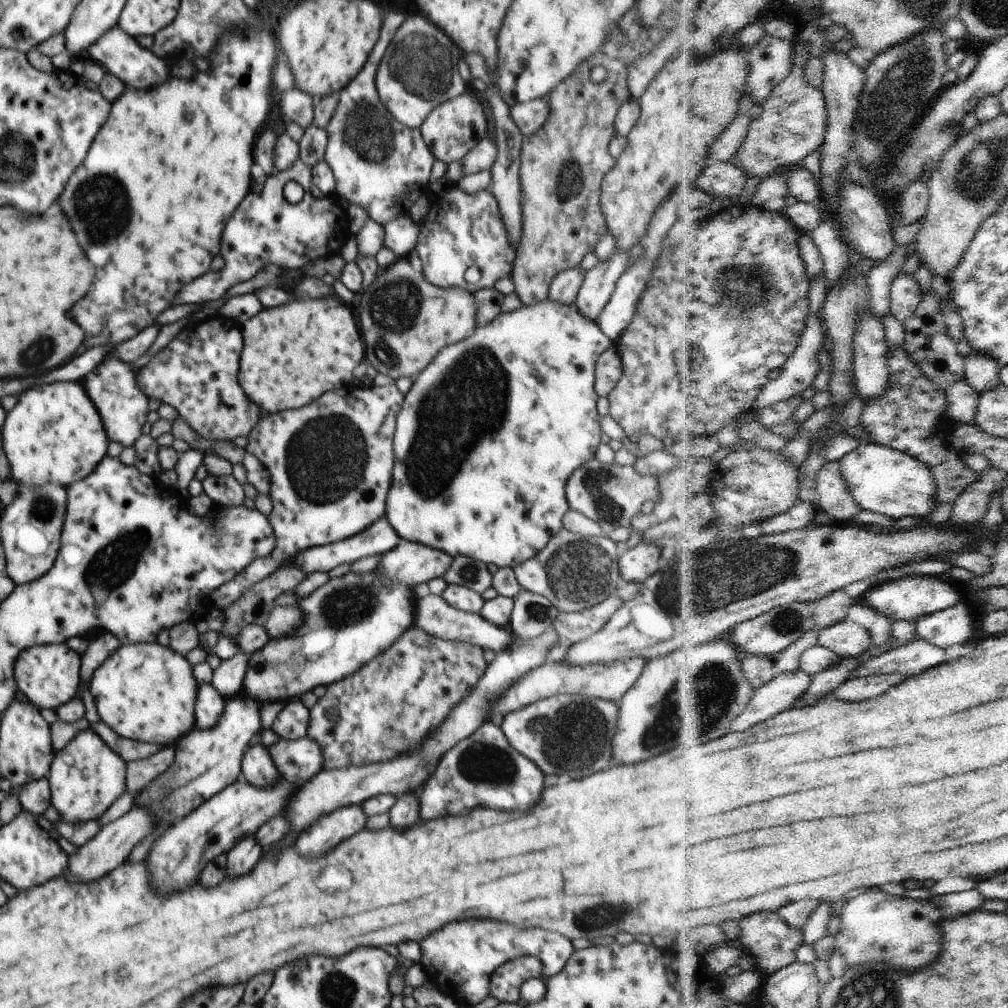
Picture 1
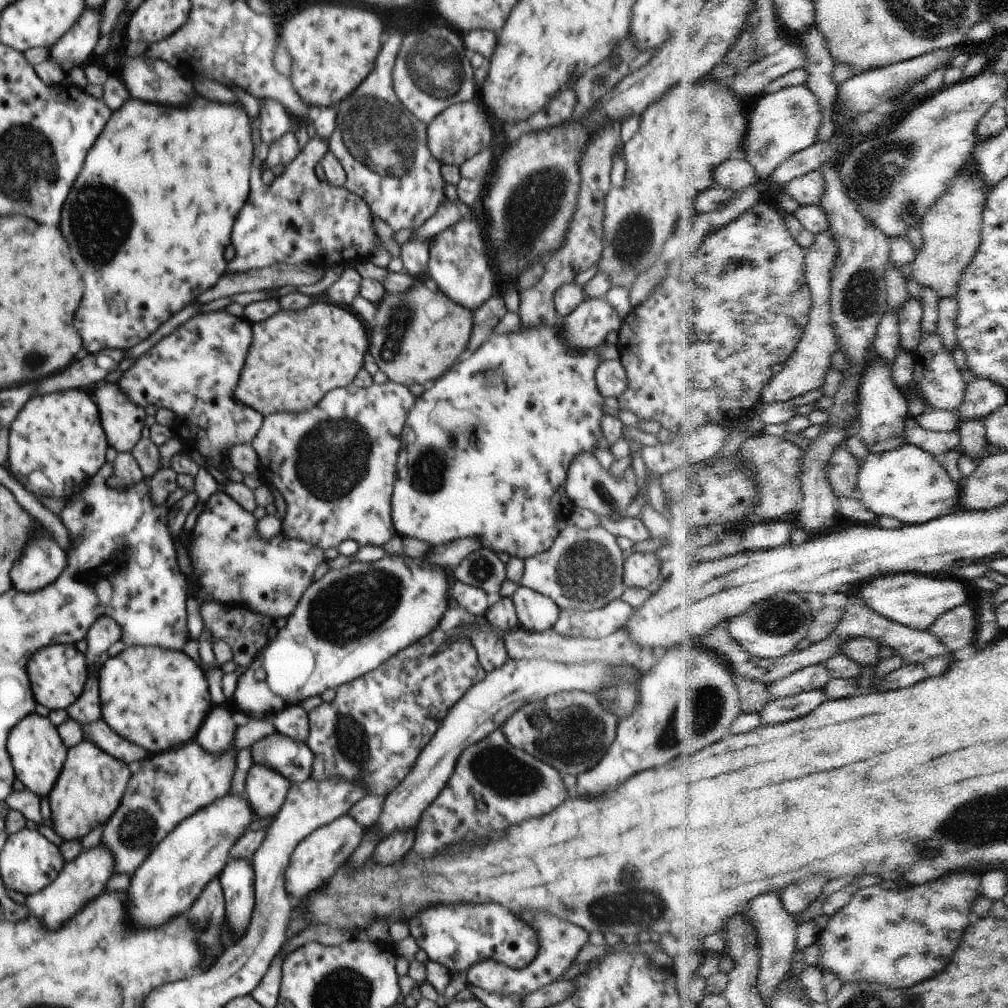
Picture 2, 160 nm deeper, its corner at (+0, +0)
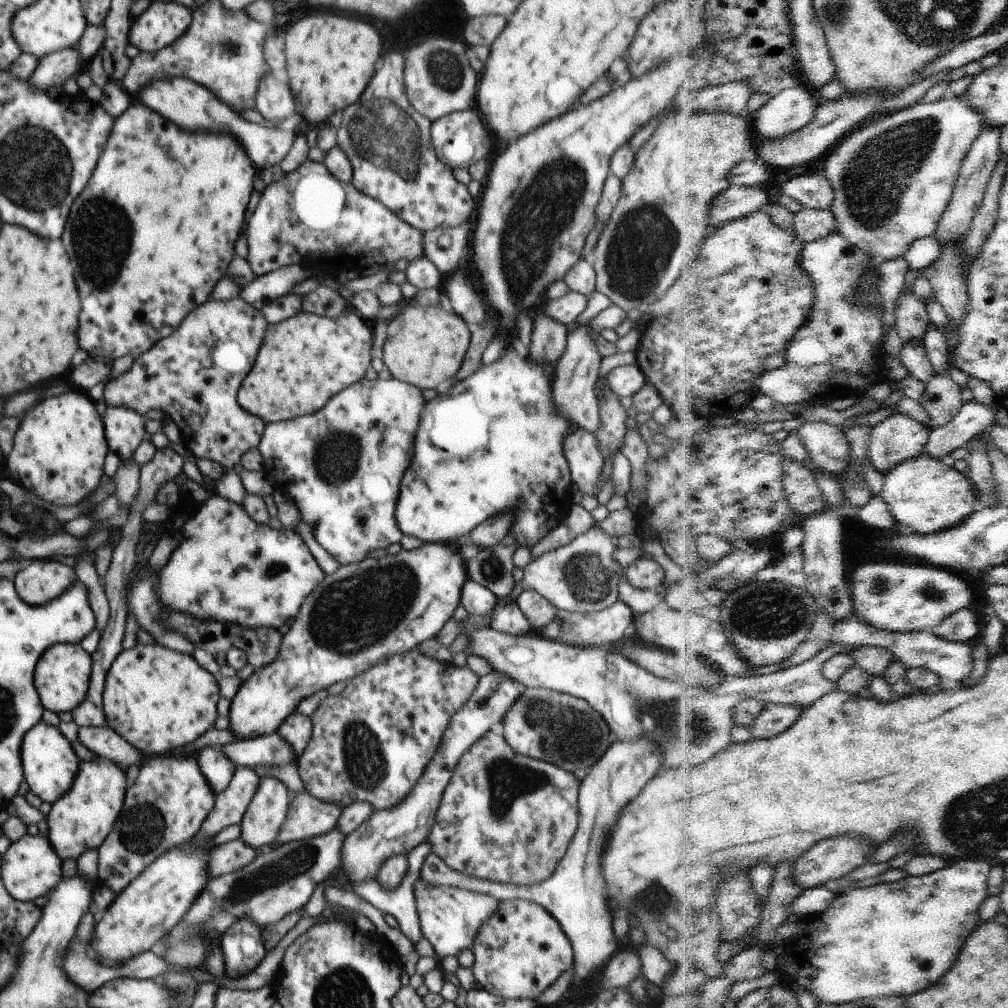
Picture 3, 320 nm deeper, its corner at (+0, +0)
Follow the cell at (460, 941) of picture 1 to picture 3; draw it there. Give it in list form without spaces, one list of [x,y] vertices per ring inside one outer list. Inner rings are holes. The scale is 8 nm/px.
[[[422,880],[416,882],[416,906],[418,906],[419,923],[424,938],[432,944],[433,949],[442,959],[446,956],[456,956],[461,950],[470,949],[479,928],[485,920],[496,912],[499,900],[468,892],[460,888],[446,888],[446,886],[428,886]]]

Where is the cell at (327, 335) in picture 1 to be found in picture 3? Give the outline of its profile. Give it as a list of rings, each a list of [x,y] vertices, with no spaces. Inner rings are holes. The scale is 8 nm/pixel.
[[[350,309],[348,314],[338,320],[318,318],[312,314],[298,314],[280,324],[269,323],[266,338],[259,348],[255,363],[242,381],[237,392],[238,404],[250,414],[261,418],[265,423],[275,423],[303,417],[304,414],[314,414],[325,407],[326,402],[365,377],[370,368],[370,350],[372,348],[372,330],[368,328],[367,320],[362,320],[360,314]]]

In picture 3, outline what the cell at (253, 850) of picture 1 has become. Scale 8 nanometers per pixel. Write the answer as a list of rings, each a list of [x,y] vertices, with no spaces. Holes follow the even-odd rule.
[[[238,920],[224,936],[222,936],[222,952],[224,952],[225,974],[238,978],[244,972],[252,972],[266,956],[260,928],[252,926],[250,920]]]

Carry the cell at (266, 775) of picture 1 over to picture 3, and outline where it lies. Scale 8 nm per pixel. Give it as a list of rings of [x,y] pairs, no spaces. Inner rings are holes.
[[[268,777],[261,778],[257,793],[253,796],[240,824],[242,832],[240,838],[249,847],[256,849],[256,852],[261,852],[264,847],[270,847],[279,838],[282,824],[286,820],[292,801],[292,794],[290,792],[284,784],[280,784],[279,780]]]

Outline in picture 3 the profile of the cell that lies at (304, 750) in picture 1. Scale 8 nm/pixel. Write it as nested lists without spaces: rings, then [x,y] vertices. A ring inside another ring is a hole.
[[[278,732],[245,741],[224,743],[219,748],[237,767],[276,766],[297,760],[291,745]]]

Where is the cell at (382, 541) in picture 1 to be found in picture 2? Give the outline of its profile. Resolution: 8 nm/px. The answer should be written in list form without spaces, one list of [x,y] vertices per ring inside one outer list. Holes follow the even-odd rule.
[[[224,490],[216,491],[208,502],[203,504],[190,536],[191,545],[188,553],[194,574],[193,579],[187,578],[187,599],[195,596],[204,602],[223,605],[234,603],[234,608],[237,603],[249,611],[260,613],[273,620],[288,618],[294,612],[304,591],[313,583],[312,576],[316,567],[326,561],[321,548],[313,547],[304,540],[286,538],[282,532],[269,540],[261,537],[254,515],[245,511]]]

